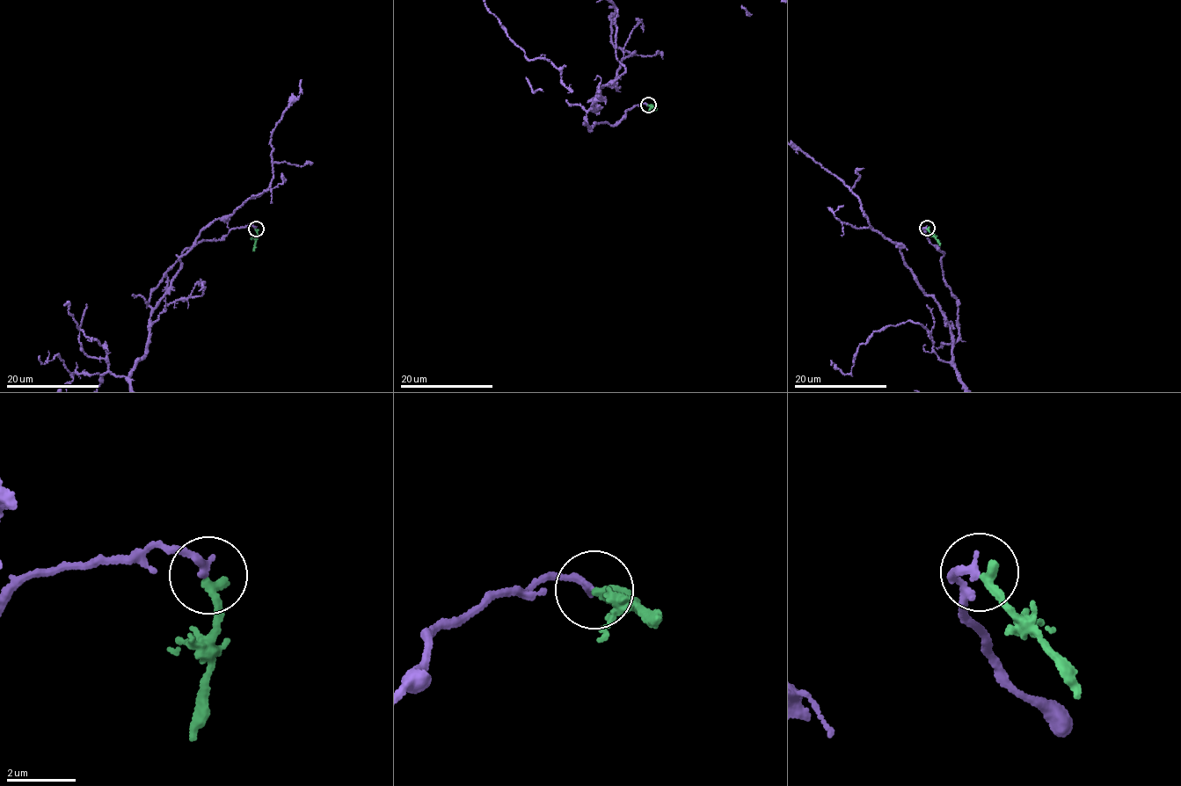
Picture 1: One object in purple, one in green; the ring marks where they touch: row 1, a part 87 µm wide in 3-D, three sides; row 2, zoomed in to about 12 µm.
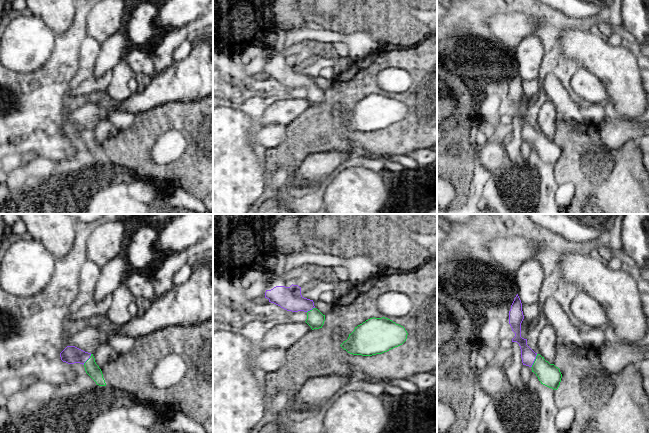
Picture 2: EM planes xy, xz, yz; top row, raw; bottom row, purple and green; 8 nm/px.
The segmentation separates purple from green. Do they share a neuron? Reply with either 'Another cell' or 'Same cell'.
Same cell

